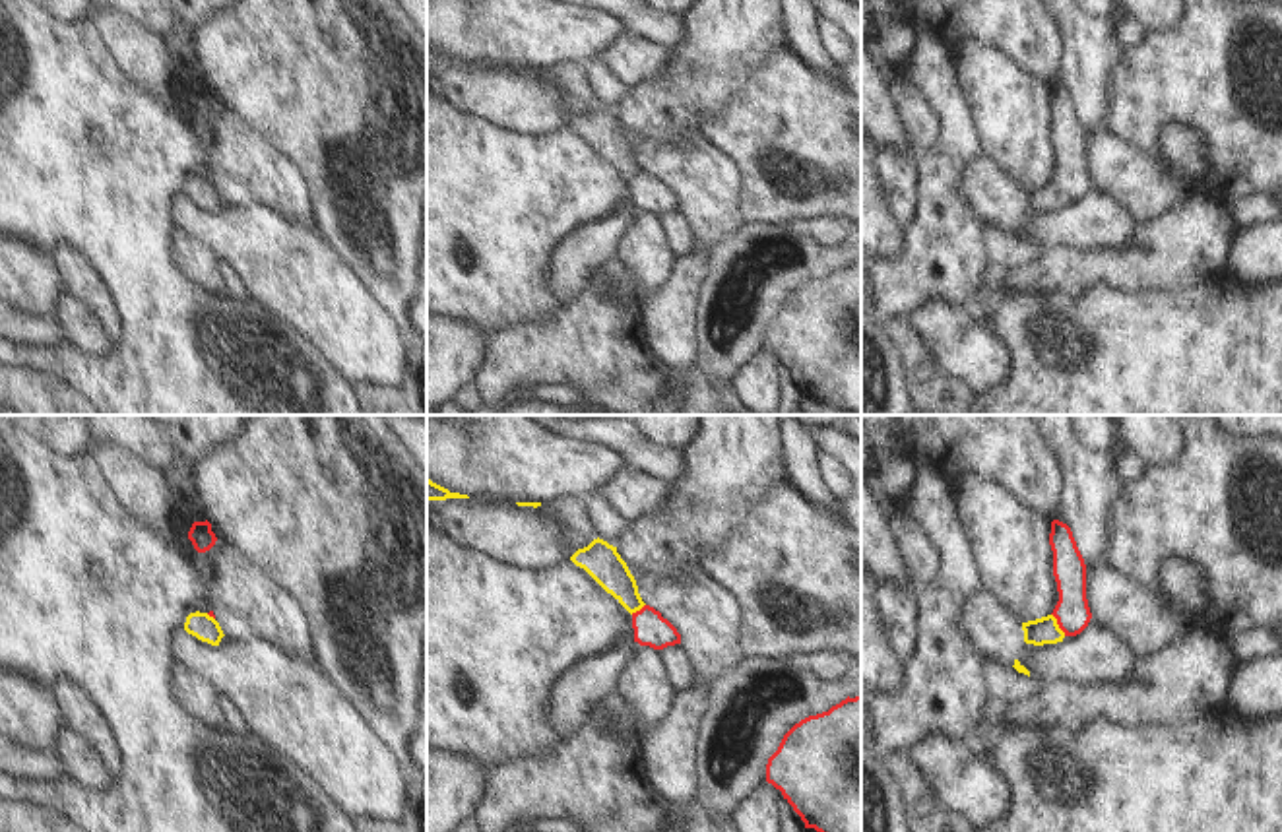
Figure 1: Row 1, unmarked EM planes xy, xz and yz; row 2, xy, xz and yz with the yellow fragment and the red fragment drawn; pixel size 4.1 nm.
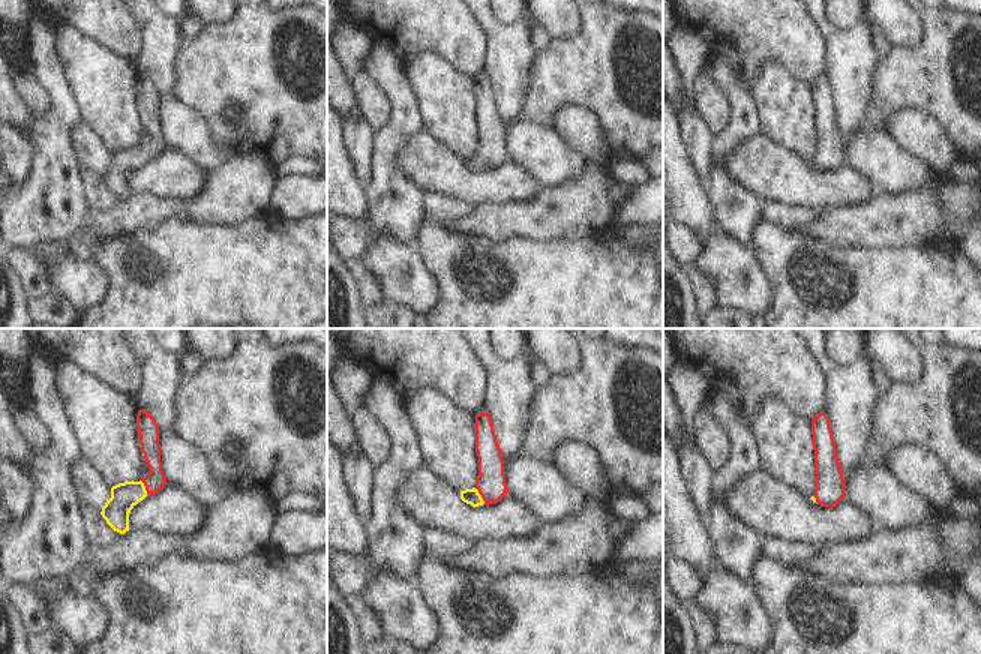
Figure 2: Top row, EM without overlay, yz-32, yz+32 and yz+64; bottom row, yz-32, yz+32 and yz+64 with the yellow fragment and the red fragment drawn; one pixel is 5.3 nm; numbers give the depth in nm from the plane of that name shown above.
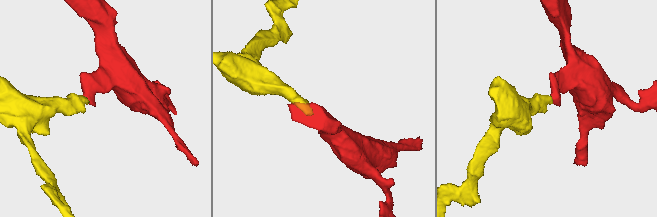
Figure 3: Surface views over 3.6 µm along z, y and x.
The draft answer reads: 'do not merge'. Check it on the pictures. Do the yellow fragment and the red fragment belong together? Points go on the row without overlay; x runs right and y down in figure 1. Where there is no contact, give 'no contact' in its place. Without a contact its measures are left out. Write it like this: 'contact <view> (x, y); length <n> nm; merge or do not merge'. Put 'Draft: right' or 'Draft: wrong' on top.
Draft: wrong
contact yz (1057, 191); length 110 nm; merge

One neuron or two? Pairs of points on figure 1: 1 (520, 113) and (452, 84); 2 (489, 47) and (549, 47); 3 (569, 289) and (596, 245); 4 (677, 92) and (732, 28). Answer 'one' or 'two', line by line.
1: one
2: one
3: one
4: one

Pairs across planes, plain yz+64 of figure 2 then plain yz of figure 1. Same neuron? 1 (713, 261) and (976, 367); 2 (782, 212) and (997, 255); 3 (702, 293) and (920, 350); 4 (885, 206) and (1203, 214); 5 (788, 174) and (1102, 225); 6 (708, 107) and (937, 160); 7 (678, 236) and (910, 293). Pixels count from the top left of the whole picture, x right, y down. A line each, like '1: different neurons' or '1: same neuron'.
1: same neuron
2: same neuron
3: same neuron
4: same neuron
5: same neuron
6: different neurons
7: same neuron

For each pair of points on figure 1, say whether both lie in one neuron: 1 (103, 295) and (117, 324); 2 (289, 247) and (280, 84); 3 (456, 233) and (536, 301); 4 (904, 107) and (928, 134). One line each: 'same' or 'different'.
1: same
2: different
3: same
4: same

